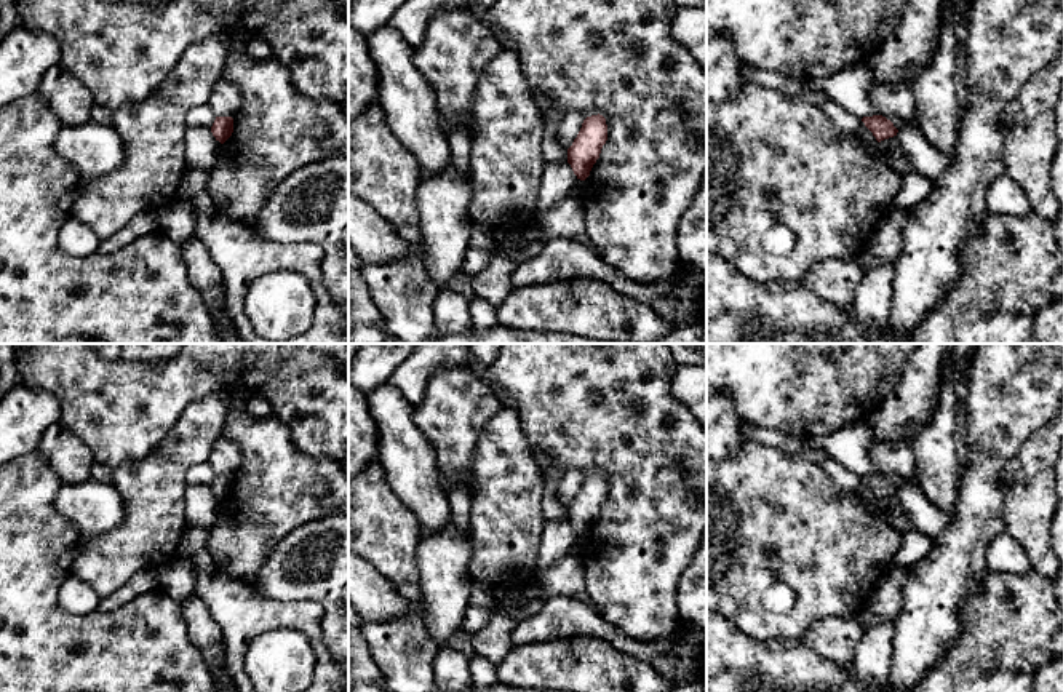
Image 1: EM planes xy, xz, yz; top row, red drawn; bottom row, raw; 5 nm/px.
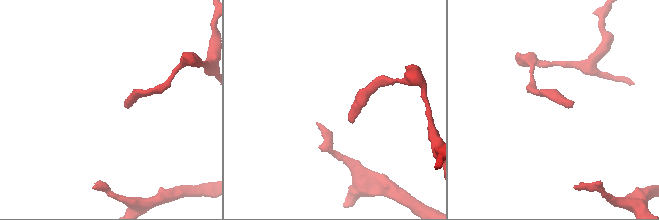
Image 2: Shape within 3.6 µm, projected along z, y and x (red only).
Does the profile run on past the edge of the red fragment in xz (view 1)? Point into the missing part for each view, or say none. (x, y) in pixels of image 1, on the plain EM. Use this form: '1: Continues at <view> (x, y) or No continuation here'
1: No continuation here

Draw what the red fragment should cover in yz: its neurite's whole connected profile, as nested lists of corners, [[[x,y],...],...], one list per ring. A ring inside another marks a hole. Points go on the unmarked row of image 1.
[[[882,473],[863,475],[862,479],[873,491],[878,500],[897,494],[898,487]]]

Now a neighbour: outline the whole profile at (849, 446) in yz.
[[[868,419],[850,424],[828,436],[804,436],[802,441],[810,449],[826,452],[841,467],[858,476],[881,473],[868,457],[873,441],[873,427]]]

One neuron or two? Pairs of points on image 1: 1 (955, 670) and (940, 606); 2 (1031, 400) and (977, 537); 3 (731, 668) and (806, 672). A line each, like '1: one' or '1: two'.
1: two
2: one
3: one

